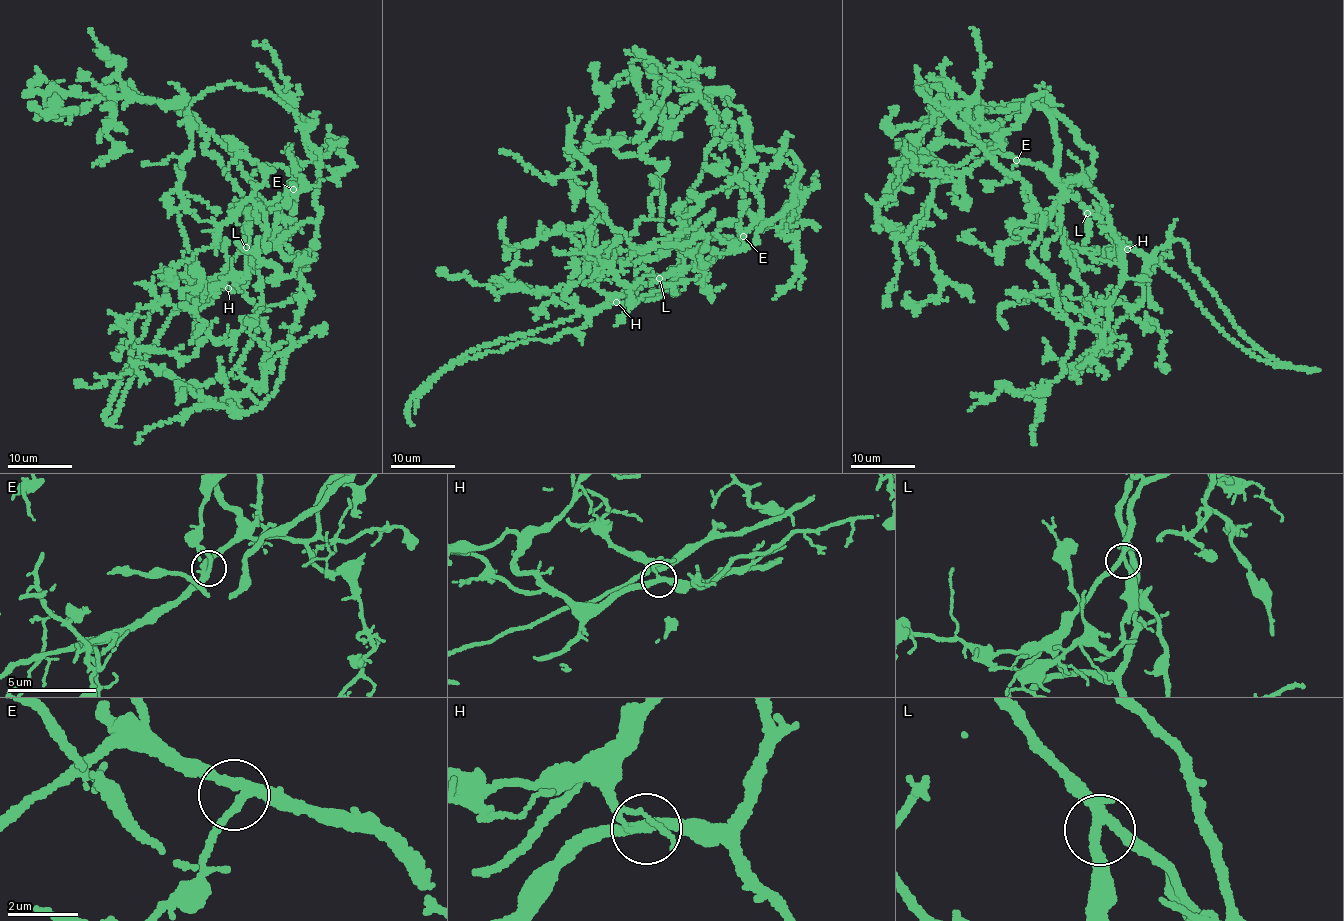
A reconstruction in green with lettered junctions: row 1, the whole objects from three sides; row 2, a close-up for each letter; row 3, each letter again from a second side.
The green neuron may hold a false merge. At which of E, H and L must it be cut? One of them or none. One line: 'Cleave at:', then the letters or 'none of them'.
Cleave at: H

